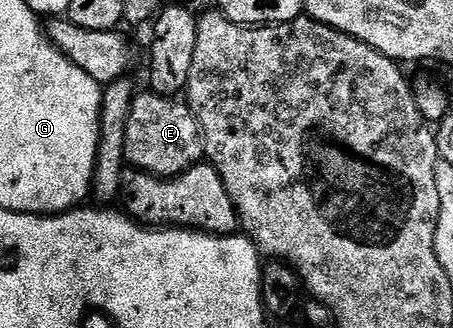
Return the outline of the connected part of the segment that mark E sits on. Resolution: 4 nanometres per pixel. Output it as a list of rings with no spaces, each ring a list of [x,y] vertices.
[[[145,90],[144,93],[133,95],[132,105],[126,118],[125,161],[133,169],[149,172],[152,176],[180,176],[205,159],[204,135],[200,129],[198,118],[183,99],[171,96],[160,96],[157,92]]]

